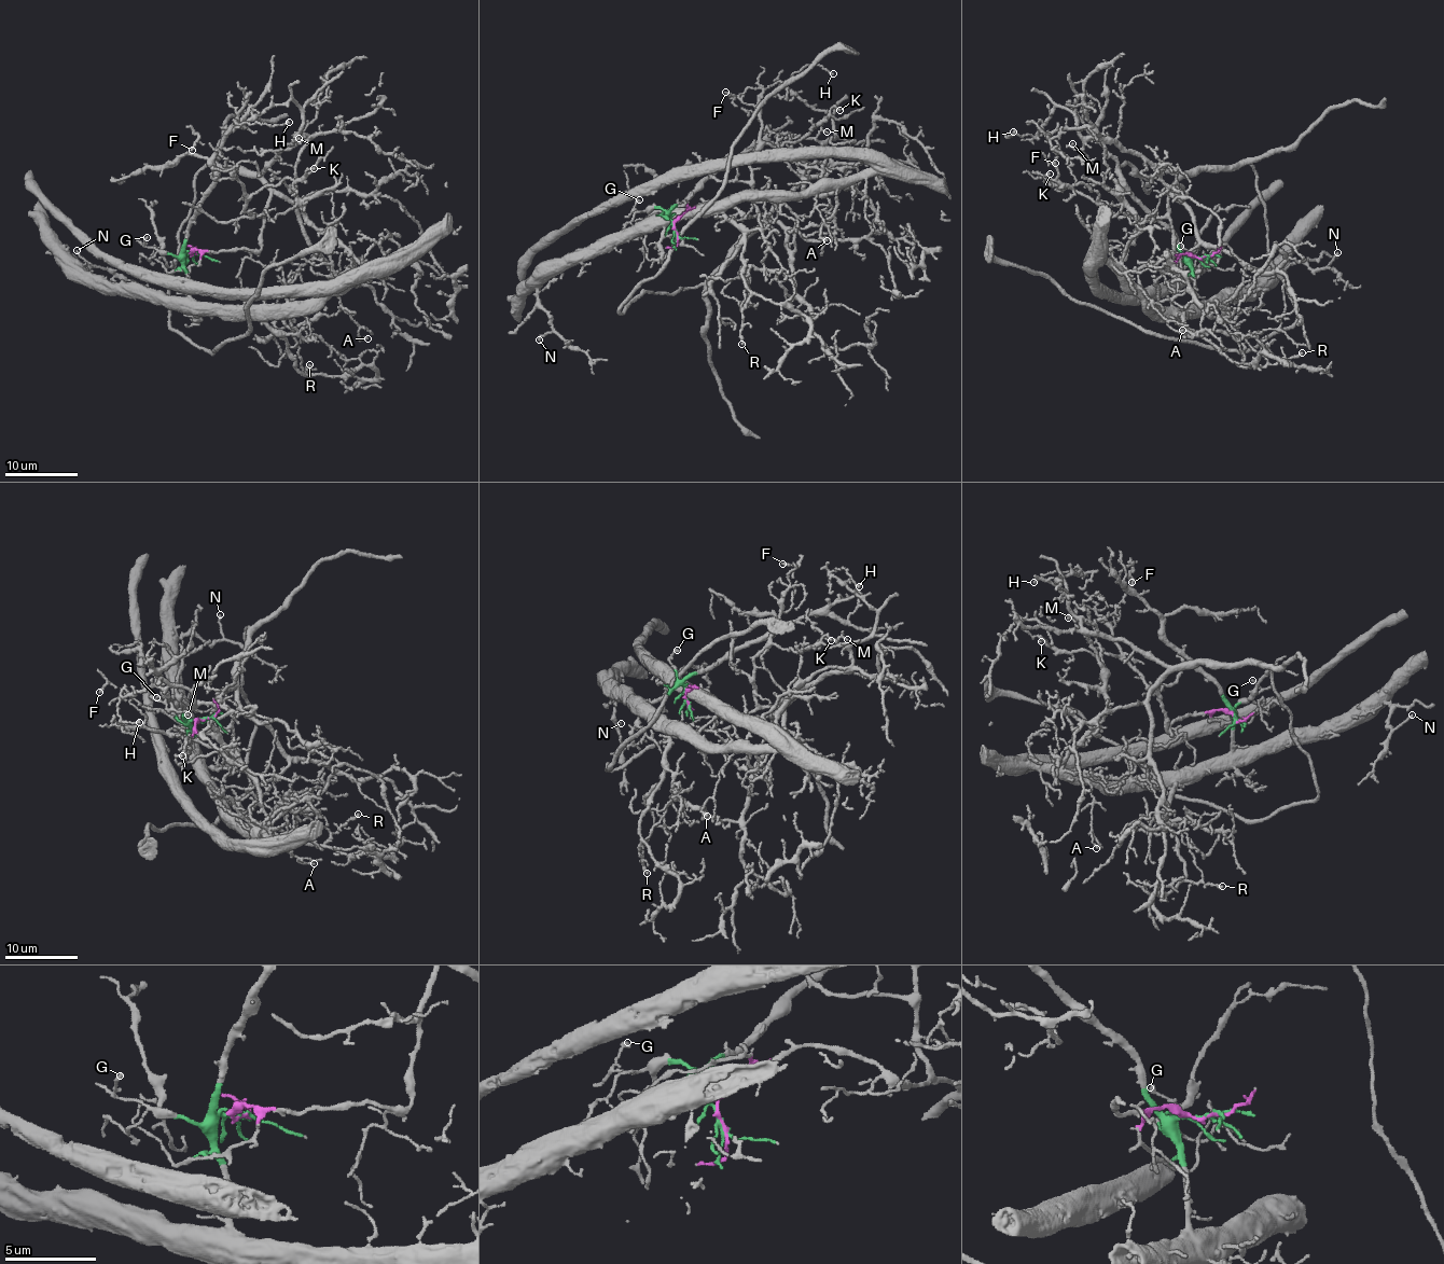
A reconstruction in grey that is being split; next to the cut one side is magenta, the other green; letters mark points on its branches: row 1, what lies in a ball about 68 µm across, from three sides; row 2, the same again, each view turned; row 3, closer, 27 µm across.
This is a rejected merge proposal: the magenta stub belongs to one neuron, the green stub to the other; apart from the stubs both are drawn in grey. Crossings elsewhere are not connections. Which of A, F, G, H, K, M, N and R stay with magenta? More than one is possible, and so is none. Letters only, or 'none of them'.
F, H, K, M

